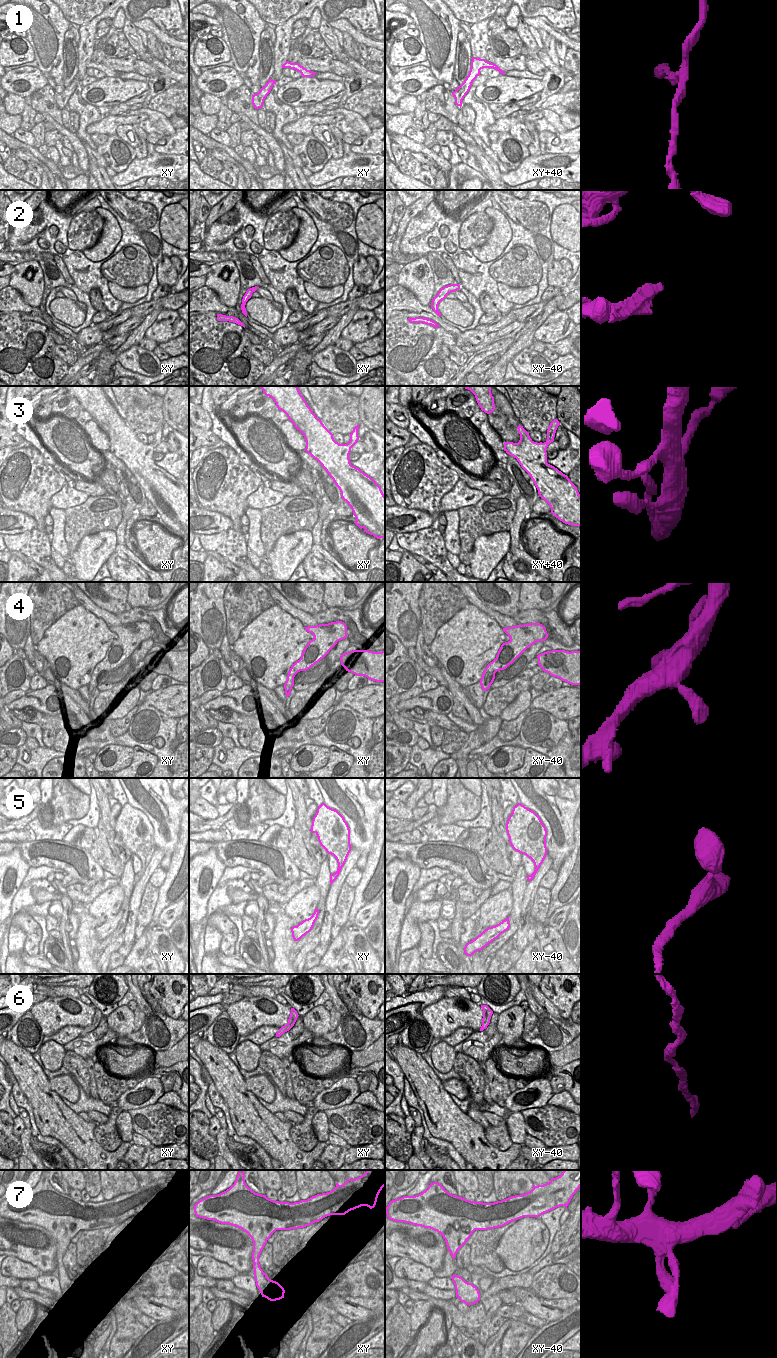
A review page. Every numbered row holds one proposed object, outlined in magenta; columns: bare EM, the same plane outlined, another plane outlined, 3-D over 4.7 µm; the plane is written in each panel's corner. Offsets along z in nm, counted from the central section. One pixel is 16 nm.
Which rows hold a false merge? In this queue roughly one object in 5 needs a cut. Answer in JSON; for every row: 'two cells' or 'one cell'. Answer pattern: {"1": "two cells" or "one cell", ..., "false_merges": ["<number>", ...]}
{"1": "one cell", "2": "one cell", "3": "one cell", "4": "one cell", "5": "one cell", "6": "one cell", "7": "one cell", "false_merges": []}

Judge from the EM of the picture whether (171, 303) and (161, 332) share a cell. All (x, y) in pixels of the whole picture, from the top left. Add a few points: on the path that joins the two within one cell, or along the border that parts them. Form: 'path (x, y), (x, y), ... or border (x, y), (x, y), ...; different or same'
border (163, 308), (176, 311); different

